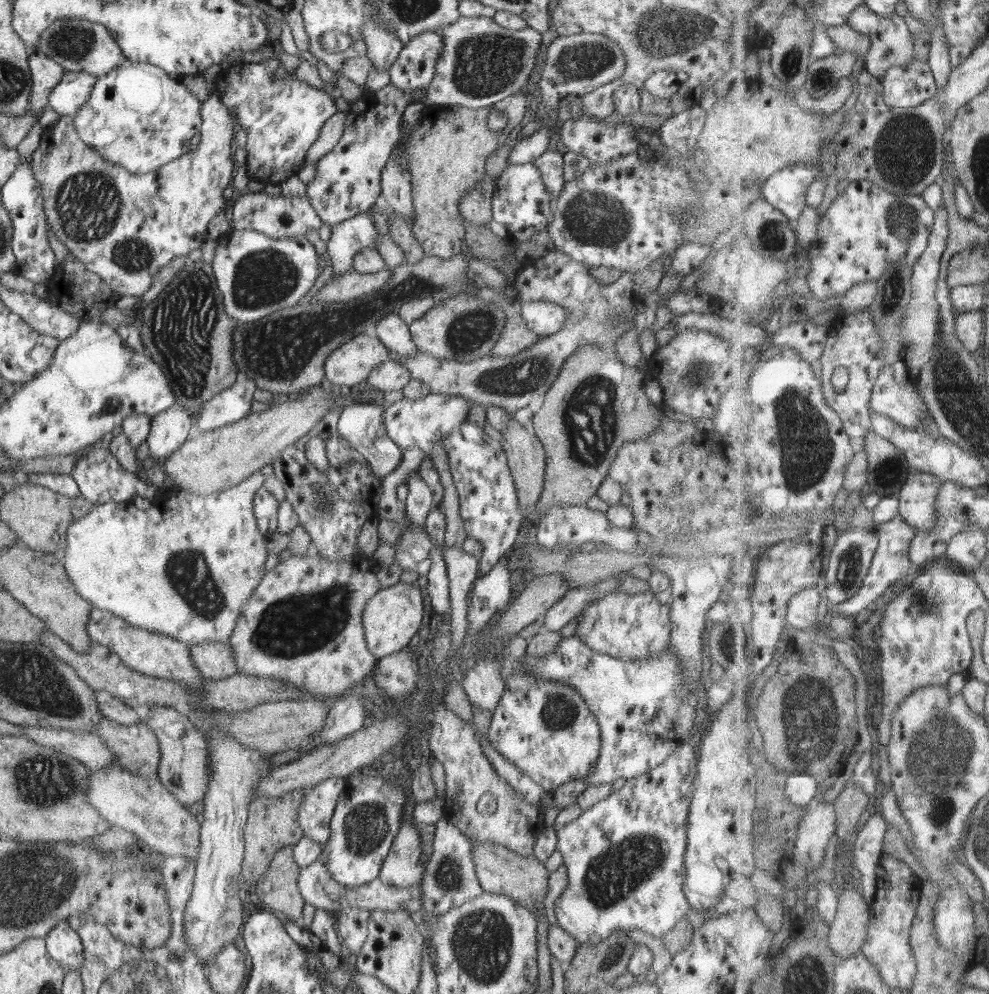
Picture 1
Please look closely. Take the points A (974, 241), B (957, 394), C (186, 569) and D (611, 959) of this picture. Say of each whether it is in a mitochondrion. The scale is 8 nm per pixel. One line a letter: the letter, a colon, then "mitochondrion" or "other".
A: other
B: mitochondrion
C: mitochondrion
D: mitochondrion

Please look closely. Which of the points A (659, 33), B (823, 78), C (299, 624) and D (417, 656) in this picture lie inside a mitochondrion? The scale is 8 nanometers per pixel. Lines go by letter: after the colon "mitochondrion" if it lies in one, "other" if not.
A: mitochondrion
B: mitochondrion
C: mitochondrion
D: other

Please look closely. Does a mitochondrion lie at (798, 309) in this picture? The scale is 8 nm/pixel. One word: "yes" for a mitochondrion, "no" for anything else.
no

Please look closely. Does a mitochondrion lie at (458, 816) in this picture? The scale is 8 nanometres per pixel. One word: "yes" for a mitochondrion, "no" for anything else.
no

